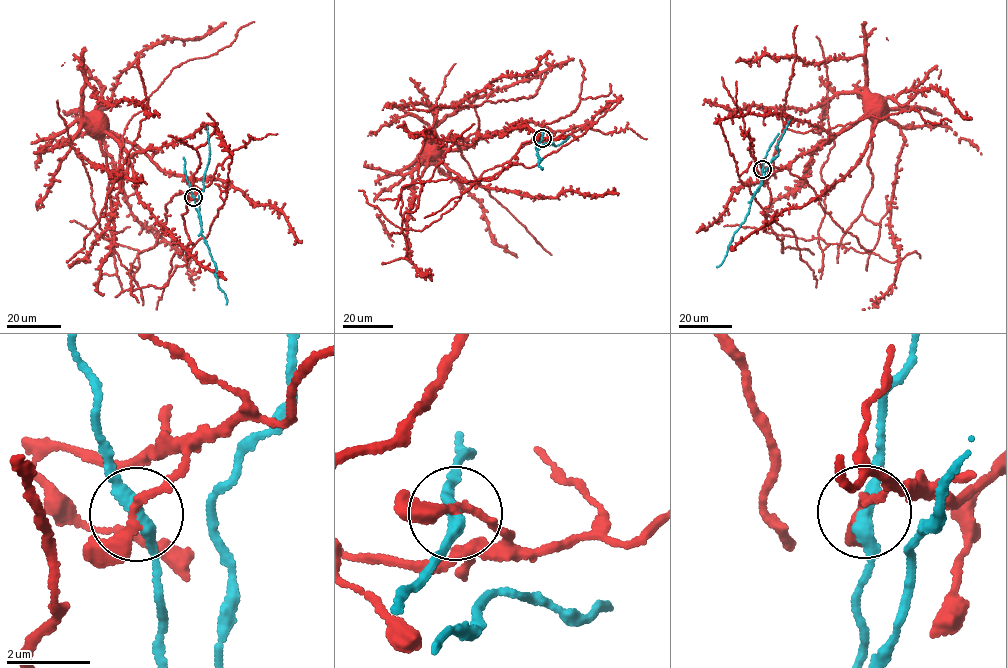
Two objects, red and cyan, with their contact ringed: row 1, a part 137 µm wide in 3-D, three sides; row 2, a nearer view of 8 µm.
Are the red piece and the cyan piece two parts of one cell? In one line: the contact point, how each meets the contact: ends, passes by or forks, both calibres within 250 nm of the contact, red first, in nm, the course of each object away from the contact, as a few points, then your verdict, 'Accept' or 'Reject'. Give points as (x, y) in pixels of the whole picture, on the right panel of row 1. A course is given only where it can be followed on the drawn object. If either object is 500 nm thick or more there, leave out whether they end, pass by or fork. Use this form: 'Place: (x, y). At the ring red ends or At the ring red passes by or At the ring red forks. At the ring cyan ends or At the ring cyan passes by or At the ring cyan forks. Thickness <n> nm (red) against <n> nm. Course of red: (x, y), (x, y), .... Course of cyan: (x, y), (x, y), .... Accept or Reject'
Place: (762, 169). At the ring red passes by. At the ring cyan passes by. Thickness 190 nm (red) against 300 nm. Course of red: (761, 169), (783, 167), (805, 180), (842, 230), (866, 250), (896, 261), (890, 211), (904, 139), (875, 104). Course of cyan: (762, 169), (761, 184), (752, 198), (744, 221), (734, 232), (724, 259), (716, 267). Reject

